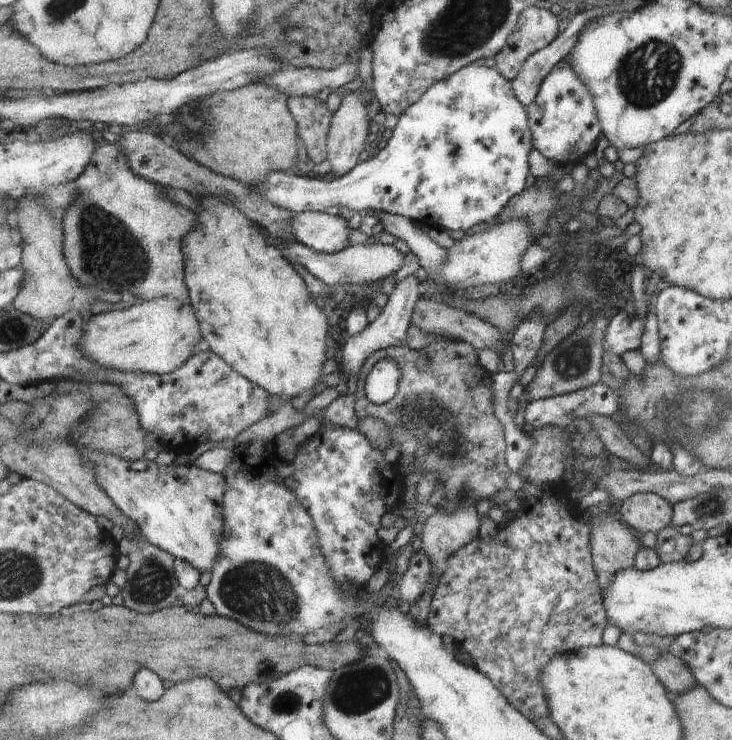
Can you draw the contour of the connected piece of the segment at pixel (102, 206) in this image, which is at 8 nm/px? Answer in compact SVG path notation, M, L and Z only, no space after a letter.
M105 144L99 146L95 152L95 157L92 159L90 165L86 169L86 172L76 181L77 188L79 189L79 195L76 200L67 208L65 212L64 224L66 237L65 254L67 255L67 261L70 263L72 272L78 280L82 281L82 284L86 286L102 286L106 290L114 290L114 284L118 284L118 290L129 290L130 293L134 294L145 301L152 301L157 299L169 298L178 299L181 302L188 301L189 290L184 282L185 266L183 257L183 238L192 230L198 226L198 220L196 216L198 213L191 211L188 207L182 206L180 203L176 203L171 195L168 194L167 188L156 181L151 181L146 177L140 176L132 167L129 162L129 154L123 150L119 144Z

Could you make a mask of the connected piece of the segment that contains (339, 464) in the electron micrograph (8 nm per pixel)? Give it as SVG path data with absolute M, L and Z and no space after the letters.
M320 422L317 432L301 443L296 452L294 473L291 475L290 486L295 490L296 498L307 508L315 521L315 530L319 535L323 558L331 567L332 574L340 587L348 586L364 588L364 584L372 578L382 562L382 554L387 545L378 538L380 518L386 512L394 513L396 507L405 499L405 477L398 462L386 464L382 454L372 450L370 442L356 432L356 429L342 429Z

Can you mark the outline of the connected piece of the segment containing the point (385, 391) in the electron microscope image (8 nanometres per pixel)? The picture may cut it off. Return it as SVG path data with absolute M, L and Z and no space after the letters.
M380 359L365 380L366 396L377 405L390 401L399 390L401 376L400 367L394 359Z

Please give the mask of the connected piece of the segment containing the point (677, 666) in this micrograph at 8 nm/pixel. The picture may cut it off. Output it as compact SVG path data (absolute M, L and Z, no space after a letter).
M661 654L651 665L659 681L663 682L674 696L686 693L698 684L687 663L675 655Z

